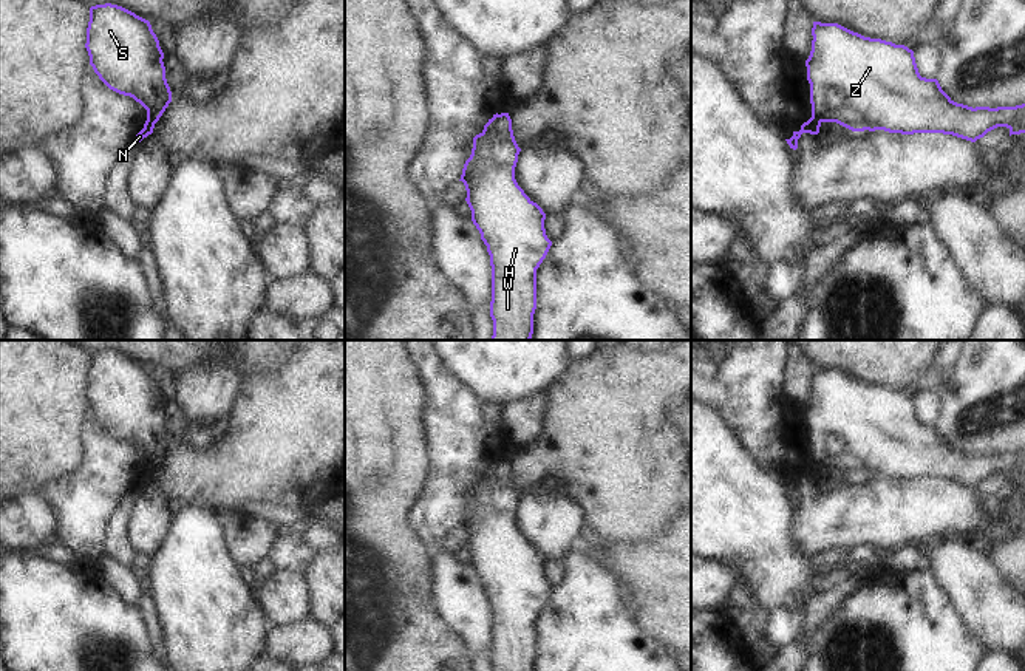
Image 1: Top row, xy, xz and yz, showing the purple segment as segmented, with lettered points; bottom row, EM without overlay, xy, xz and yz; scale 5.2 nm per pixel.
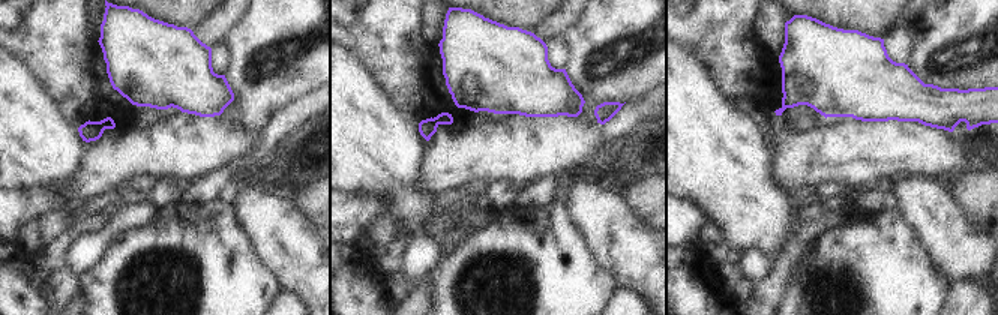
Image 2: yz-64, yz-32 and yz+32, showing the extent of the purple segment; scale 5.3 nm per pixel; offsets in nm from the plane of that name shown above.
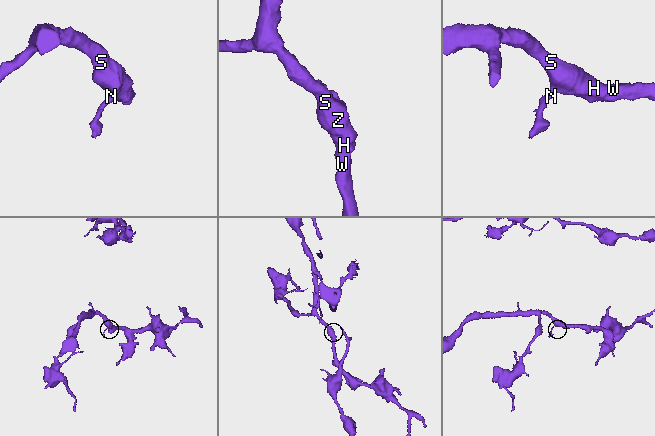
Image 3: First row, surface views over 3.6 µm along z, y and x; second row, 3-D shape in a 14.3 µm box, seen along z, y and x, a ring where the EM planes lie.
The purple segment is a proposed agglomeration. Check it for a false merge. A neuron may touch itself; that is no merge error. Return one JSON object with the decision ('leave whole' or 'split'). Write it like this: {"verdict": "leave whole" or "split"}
{"verdict": "split"}

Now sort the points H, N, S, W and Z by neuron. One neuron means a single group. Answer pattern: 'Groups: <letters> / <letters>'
Groups: H S W Z / N.

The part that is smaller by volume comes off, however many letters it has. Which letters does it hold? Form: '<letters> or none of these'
N.

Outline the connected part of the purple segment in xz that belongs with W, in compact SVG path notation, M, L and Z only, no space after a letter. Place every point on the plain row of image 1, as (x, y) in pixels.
M509 459L493 462L484 472L484 476L473 484L472 501L465 507L459 526L467 536L465 547L472 557L472 567L490 601L490 663L493 671L533 671L536 615L552 592L544 575L546 560L515 526L519 498Z

